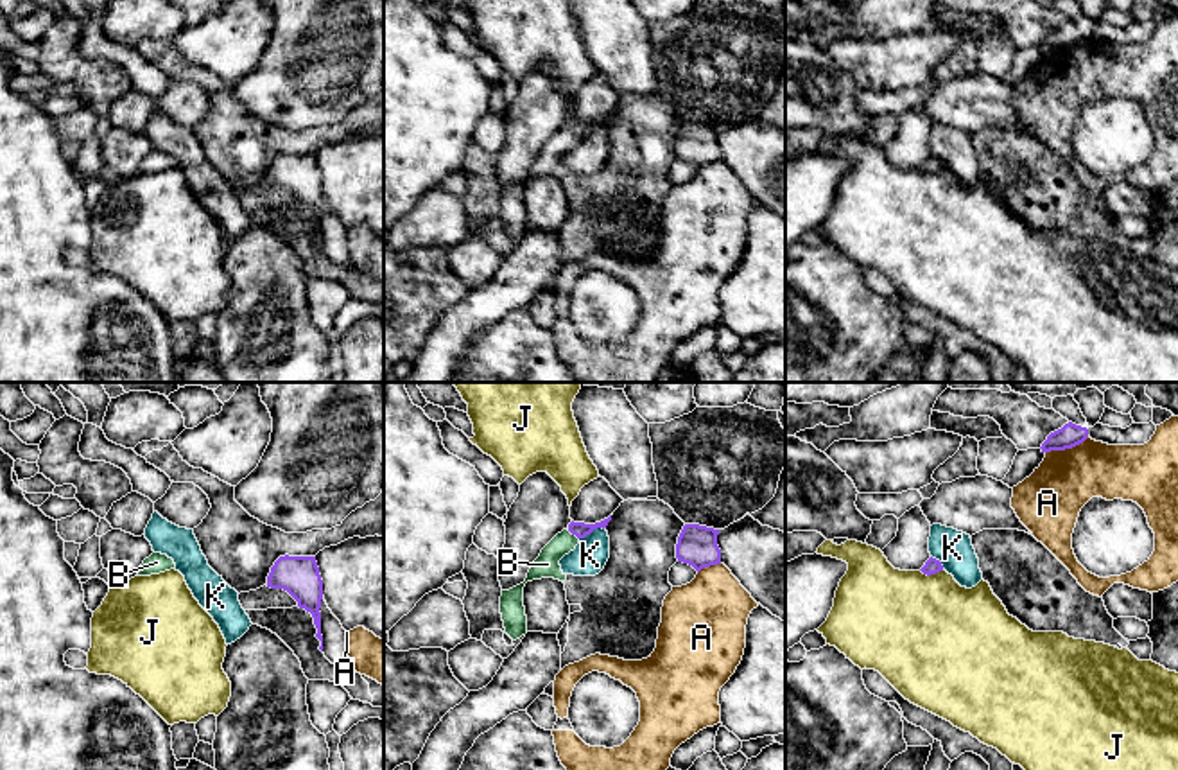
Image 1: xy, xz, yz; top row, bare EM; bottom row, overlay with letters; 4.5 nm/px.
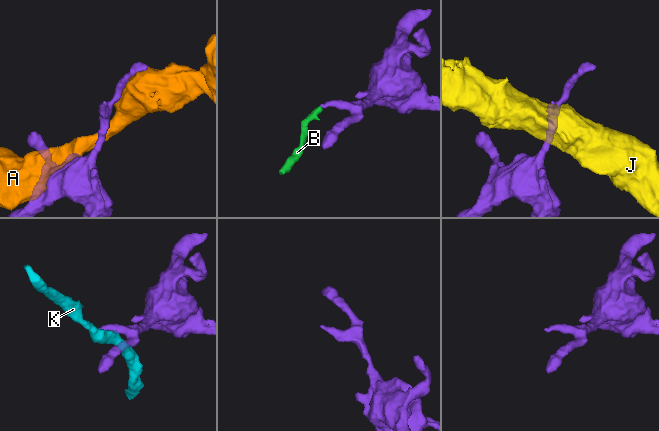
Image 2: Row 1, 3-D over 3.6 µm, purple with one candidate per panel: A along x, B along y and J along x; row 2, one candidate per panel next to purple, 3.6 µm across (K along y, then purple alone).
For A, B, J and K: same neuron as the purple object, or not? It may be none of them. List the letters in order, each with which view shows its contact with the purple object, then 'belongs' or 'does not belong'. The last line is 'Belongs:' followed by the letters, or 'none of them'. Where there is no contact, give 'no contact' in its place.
A: meets purple in yz; does not belong
B: meets purple in xz; belongs
J: meets purple in yz; does not belong
K: meets purple in xz; does not belong
Belongs: B

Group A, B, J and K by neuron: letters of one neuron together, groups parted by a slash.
A / B / J / K

